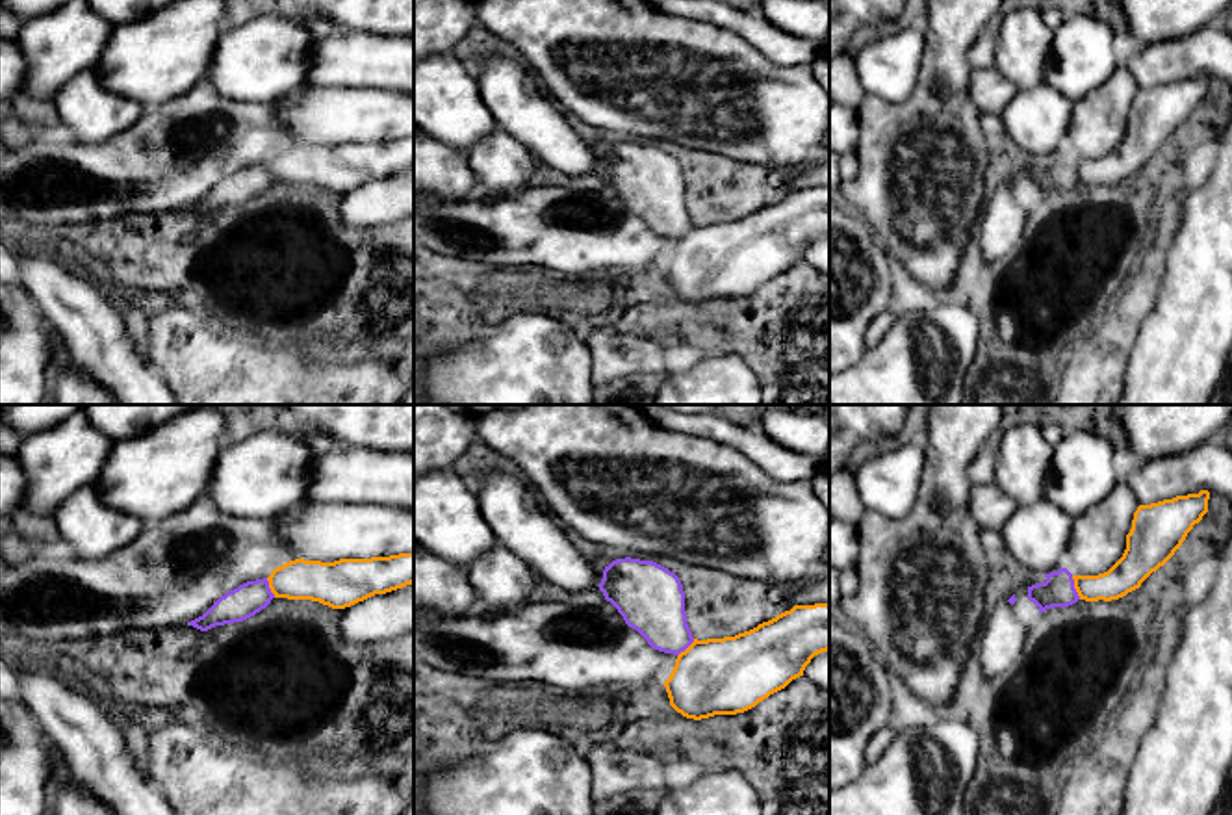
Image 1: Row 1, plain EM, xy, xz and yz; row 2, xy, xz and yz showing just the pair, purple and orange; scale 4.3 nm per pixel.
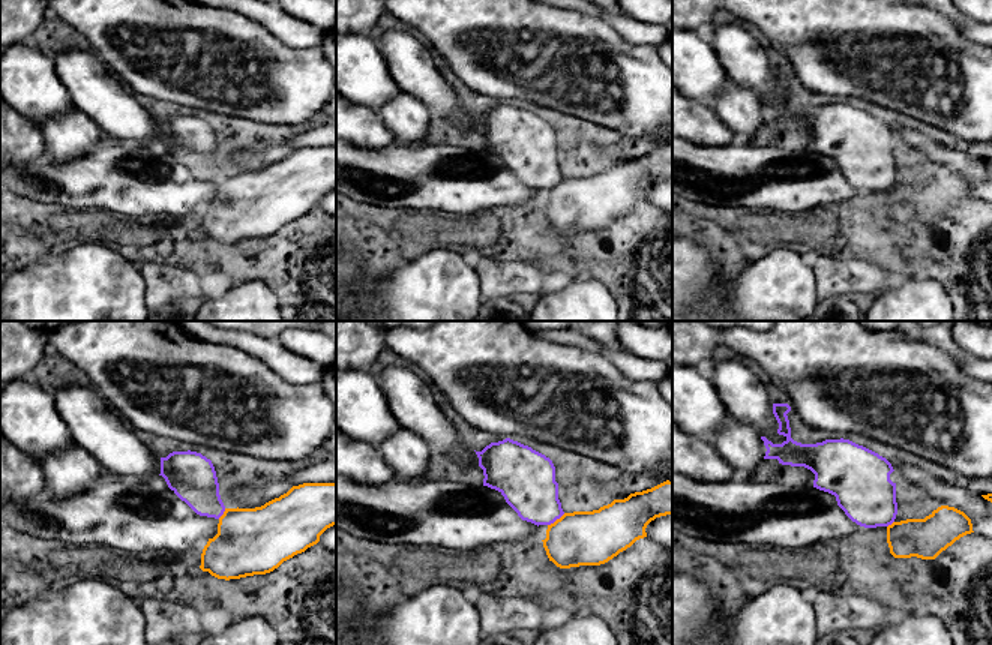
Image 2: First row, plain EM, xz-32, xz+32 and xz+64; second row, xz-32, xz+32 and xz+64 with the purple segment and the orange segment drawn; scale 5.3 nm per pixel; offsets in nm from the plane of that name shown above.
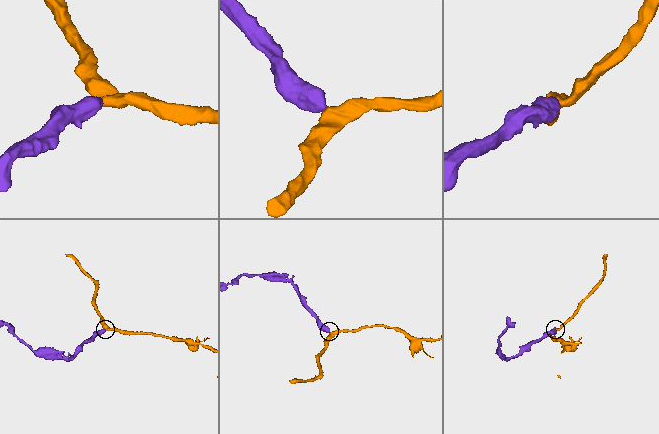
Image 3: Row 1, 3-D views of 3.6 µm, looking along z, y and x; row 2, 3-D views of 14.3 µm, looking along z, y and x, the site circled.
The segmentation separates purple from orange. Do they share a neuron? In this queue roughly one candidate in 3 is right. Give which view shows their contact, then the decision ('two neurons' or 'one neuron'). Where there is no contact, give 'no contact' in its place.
contact in yz; two neurons

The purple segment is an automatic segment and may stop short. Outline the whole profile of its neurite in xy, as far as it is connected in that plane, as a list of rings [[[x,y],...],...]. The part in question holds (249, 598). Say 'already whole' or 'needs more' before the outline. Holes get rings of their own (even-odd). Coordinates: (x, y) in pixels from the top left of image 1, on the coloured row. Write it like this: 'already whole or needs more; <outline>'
already whole; [[[267,577],[247,581],[228,590],[202,616],[187,622],[187,626],[208,631],[215,626],[243,622],[265,609],[273,598]]]

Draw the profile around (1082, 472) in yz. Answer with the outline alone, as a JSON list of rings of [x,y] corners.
[[[1074,431],[1052,451],[1043,498],[1072,520],[1100,503],[1115,486],[1115,444],[1104,436]]]

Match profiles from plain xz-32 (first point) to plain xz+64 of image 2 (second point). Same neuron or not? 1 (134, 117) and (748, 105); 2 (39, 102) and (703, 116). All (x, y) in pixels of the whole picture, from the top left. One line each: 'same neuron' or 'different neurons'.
1: different neurons
2: different neurons

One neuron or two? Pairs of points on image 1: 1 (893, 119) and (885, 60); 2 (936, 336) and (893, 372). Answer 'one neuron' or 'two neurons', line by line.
1: two neurons
2: one neuron

